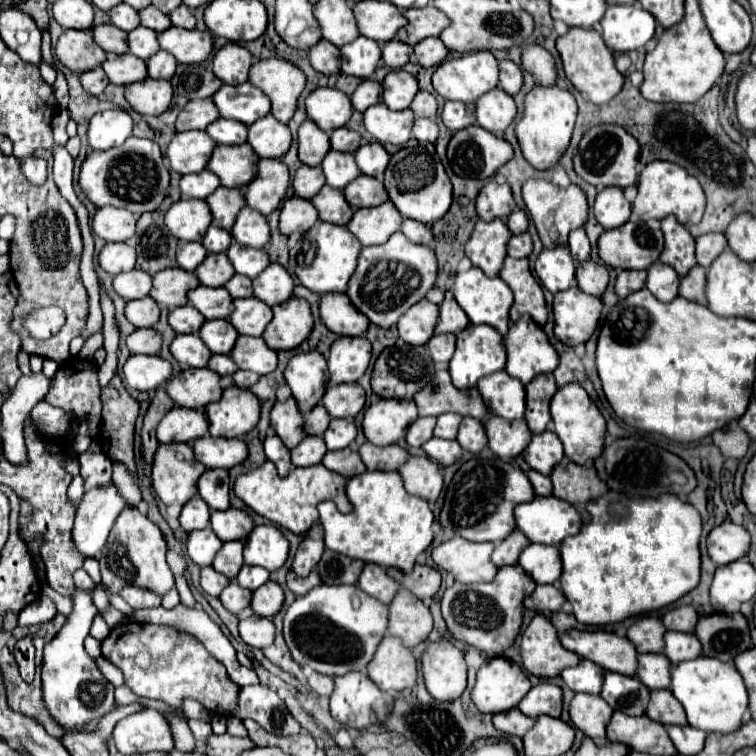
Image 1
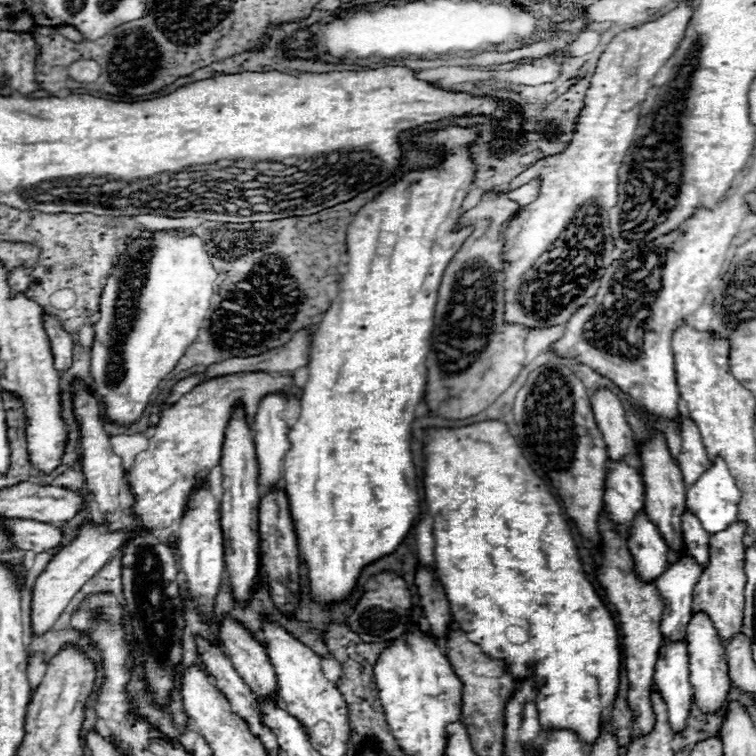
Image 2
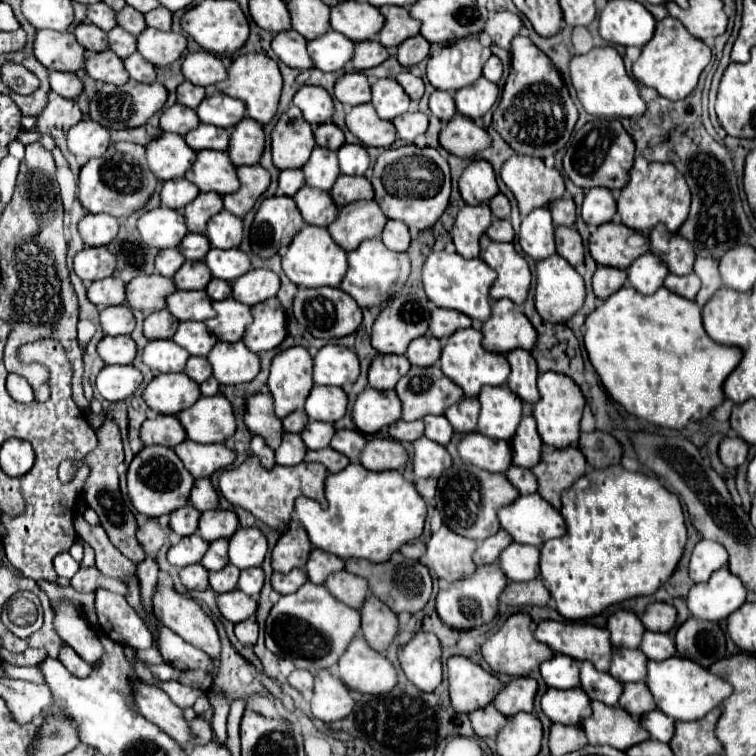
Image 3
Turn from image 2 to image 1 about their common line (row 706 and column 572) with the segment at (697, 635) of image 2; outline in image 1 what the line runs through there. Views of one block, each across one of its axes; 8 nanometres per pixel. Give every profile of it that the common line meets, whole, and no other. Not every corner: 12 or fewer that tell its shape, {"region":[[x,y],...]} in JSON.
{"region":[[576,694],[570,718],[596,744],[608,744],[612,708],[600,696]]}

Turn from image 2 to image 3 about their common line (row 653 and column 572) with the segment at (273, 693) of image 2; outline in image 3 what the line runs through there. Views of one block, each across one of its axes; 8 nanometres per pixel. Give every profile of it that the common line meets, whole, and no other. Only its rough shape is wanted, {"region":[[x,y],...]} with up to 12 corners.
{"region":[[556,226],[556,250],[572,266],[584,262],[574,226]]}

